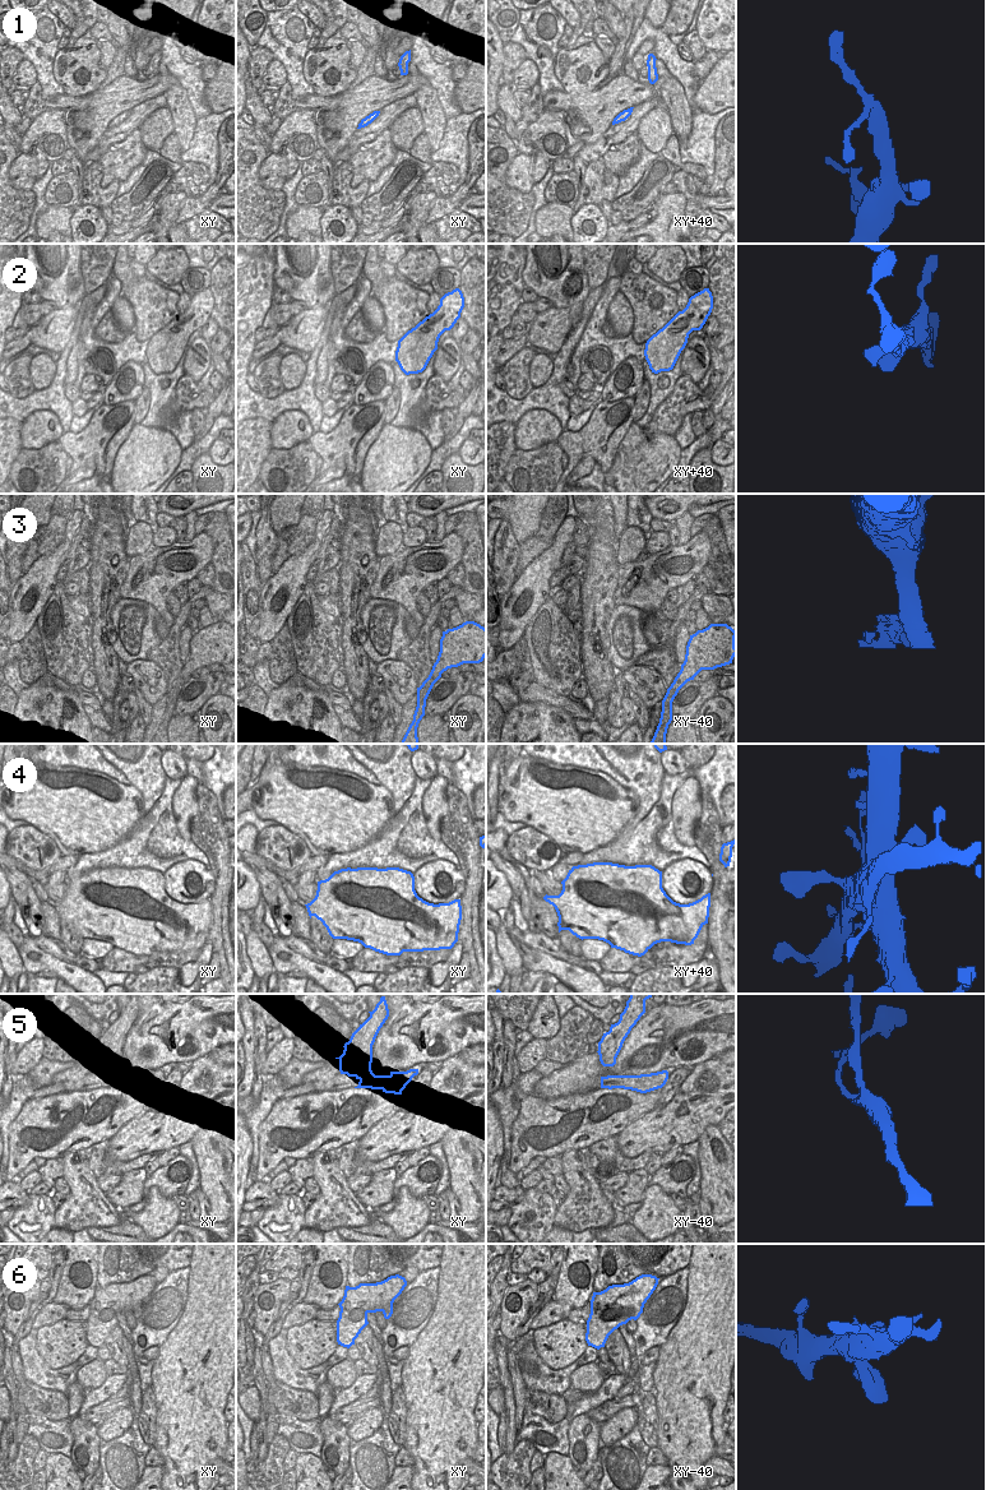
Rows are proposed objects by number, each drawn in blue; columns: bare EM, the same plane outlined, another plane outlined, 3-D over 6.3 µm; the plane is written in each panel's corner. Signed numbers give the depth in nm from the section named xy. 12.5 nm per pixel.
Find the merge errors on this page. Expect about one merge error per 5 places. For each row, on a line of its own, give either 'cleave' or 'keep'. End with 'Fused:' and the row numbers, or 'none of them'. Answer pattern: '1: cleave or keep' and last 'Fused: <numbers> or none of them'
1: keep
2: keep
3: cleave
4: cleave
5: cleave
6: keep
Fused: 3, 4, 5

